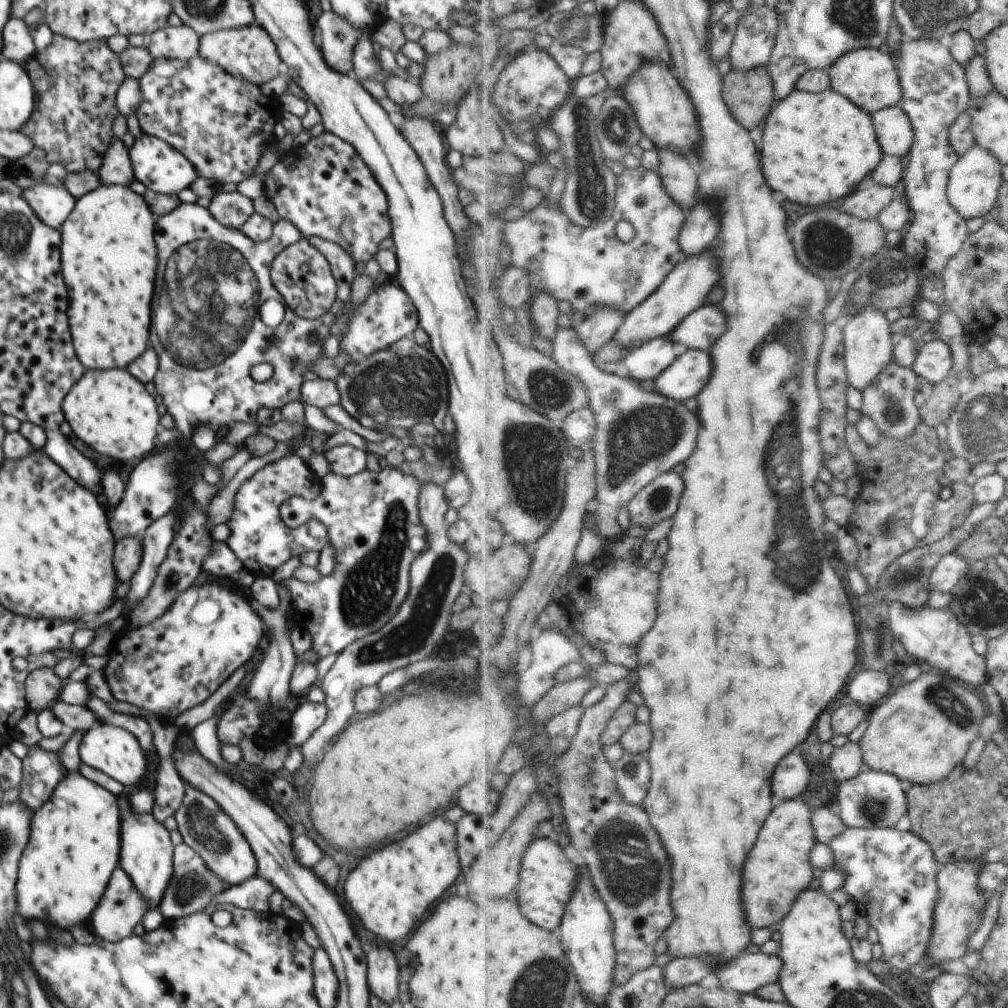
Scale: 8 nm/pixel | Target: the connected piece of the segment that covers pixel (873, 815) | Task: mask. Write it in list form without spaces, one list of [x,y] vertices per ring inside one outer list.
[[[866,767],[857,778],[839,785],[840,816],[848,827],[895,828],[909,812],[908,784],[896,774]]]

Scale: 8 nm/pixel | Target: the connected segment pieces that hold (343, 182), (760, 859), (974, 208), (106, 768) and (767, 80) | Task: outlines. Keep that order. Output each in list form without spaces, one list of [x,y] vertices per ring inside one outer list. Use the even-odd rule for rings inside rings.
[[[324,131],[319,137],[312,138],[306,150],[286,151],[278,163],[262,176],[262,182],[264,196],[273,203],[281,219],[294,224],[307,240],[319,237],[340,246],[355,264],[368,263],[379,252],[380,242],[391,236],[386,194],[356,150],[330,132]]]
[[[790,800],[780,804],[768,818],[756,850],[748,856],[744,874],[744,904],[748,923],[754,928],[772,927],[792,913],[799,897],[818,883],[820,873],[811,862],[812,852],[819,844],[813,826],[814,810],[804,801]]]
[[[979,145],[972,146],[955,166],[950,175],[948,186],[948,199],[963,218],[983,217],[992,211],[996,205],[999,189],[1002,187],[1002,164],[996,156],[984,147]]]
[[[98,724],[85,732],[78,748],[79,758],[84,764],[100,770],[125,786],[134,786],[145,780],[148,761],[138,740],[121,727]]]
[[[768,65],[752,71],[734,69],[724,76],[727,104],[747,130],[754,130],[776,108],[776,82]]]

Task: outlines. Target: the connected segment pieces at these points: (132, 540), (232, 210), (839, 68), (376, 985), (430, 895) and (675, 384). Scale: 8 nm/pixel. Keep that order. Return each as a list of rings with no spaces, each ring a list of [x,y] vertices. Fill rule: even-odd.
[[[129,537],[115,544],[113,549],[113,568],[118,584],[130,581],[139,570],[142,537]]]
[[[220,192],[212,197],[207,210],[215,220],[227,228],[240,229],[255,213],[253,201],[240,192]]]
[[[869,47],[857,49],[846,54],[830,70],[832,90],[846,95],[858,107],[874,115],[889,107],[901,105],[904,99],[904,90],[901,84],[899,67],[895,58],[885,49]]]
[[[372,948],[365,956],[369,992],[391,1006],[398,996],[398,964],[394,954],[390,948]]]
[[[438,816],[406,840],[392,842],[362,860],[344,882],[346,902],[368,932],[384,942],[396,942],[420,924],[418,920],[454,882],[458,884],[460,868],[455,824]]]
[[[690,349],[657,380],[657,392],[684,403],[696,398],[714,374],[713,357],[708,351]]]

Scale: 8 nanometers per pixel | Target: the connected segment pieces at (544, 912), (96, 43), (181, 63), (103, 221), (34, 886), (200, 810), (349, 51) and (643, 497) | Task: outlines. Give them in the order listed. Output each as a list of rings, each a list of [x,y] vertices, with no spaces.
[[[540,837],[531,846],[522,862],[521,884],[517,891],[517,899],[523,914],[532,923],[544,929],[554,931],[559,929],[565,918],[565,910],[573,900],[581,868],[566,854],[562,844],[552,837]]]
[[[55,34],[47,48],[41,52],[34,52],[26,62],[26,72],[38,96],[38,102],[36,102],[30,119],[19,129],[19,132],[28,136],[33,146],[40,148],[45,153],[45,160],[49,164],[64,164],[68,173],[97,172],[102,167],[102,160],[115,138],[112,125],[119,114],[115,97],[126,80],[119,54],[110,50],[106,39],[77,42]]]
[[[199,55],[189,60],[155,59],[139,79],[139,88],[142,99],[135,115],[142,132],[164,140],[195,167],[199,177],[222,186],[239,184],[251,177],[266,147],[278,142],[273,131],[281,112],[280,103],[275,98],[263,96],[259,86],[231,76]]]
[[[101,185],[94,191],[76,199],[75,202],[74,209],[70,212],[59,231],[61,235],[61,272],[68,292],[67,318],[73,348],[76,357],[86,370],[127,369],[133,361],[136,361],[136,358],[139,358],[150,347],[148,342],[148,334],[150,334],[148,328],[150,328],[150,314],[152,314],[150,304],[152,304],[152,294],[154,294],[154,274],[156,274],[156,266],[158,266],[158,262],[156,262],[156,244],[154,244],[156,217],[150,211],[142,196],[133,192],[129,187],[121,185]]]
[[[68,771],[61,782],[54,788],[51,798],[38,810],[33,812],[31,818],[30,833],[27,846],[21,855],[18,868],[18,879],[16,882],[16,899],[17,899],[17,912],[26,920],[28,926],[35,928],[36,931],[45,930],[46,926],[53,924],[65,930],[69,930],[74,925],[86,925],[91,913],[96,909],[98,902],[102,899],[105,889],[108,887],[109,879],[112,872],[119,863],[120,855],[120,832],[121,832],[121,819],[123,815],[119,808],[119,798],[108,792],[106,788],[102,788],[98,784],[87,780],[78,771]]]
[[[185,782],[185,798],[181,808],[174,814],[178,822],[178,831],[182,836],[183,843],[190,846],[198,856],[202,858],[205,866],[212,872],[226,887],[239,886],[242,882],[249,880],[257,874],[257,861],[252,853],[251,847],[240,833],[238,826],[228,817],[228,814],[221,810],[221,807],[203,791],[192,787]]]
[[[334,10],[322,12],[317,19],[317,26],[322,31],[322,52],[326,65],[339,74],[352,74],[353,49],[368,31],[355,30],[348,22],[337,16]]]
[[[668,472],[660,476],[641,491],[629,506],[631,526],[655,529],[668,518],[672,518],[680,508],[684,490],[684,478],[678,472]]]

